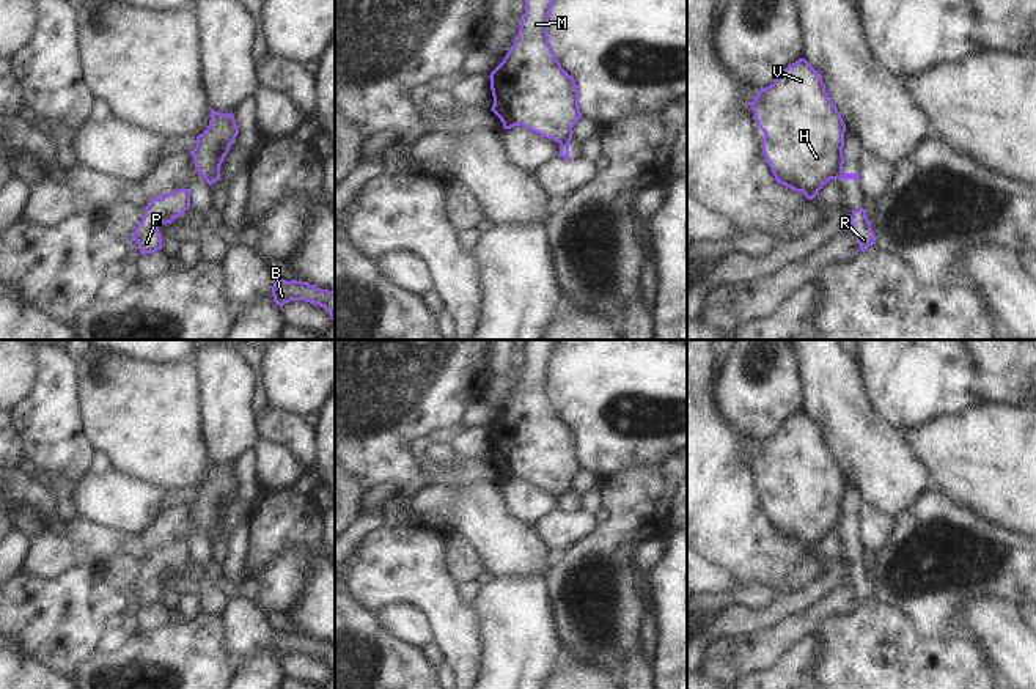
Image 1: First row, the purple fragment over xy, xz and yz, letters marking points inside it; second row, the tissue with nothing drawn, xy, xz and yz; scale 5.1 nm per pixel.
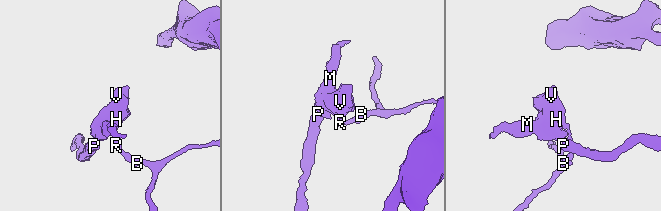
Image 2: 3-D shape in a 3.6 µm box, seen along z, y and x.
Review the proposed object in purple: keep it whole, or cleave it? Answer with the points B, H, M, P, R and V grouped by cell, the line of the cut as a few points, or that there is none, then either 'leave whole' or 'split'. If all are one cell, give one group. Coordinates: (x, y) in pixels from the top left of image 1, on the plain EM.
B R / H M P V | xz (571, 490), (560, 496) | split

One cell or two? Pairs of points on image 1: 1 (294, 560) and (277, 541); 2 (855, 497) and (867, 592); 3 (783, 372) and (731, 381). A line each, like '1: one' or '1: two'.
1: two
2: one
3: one

